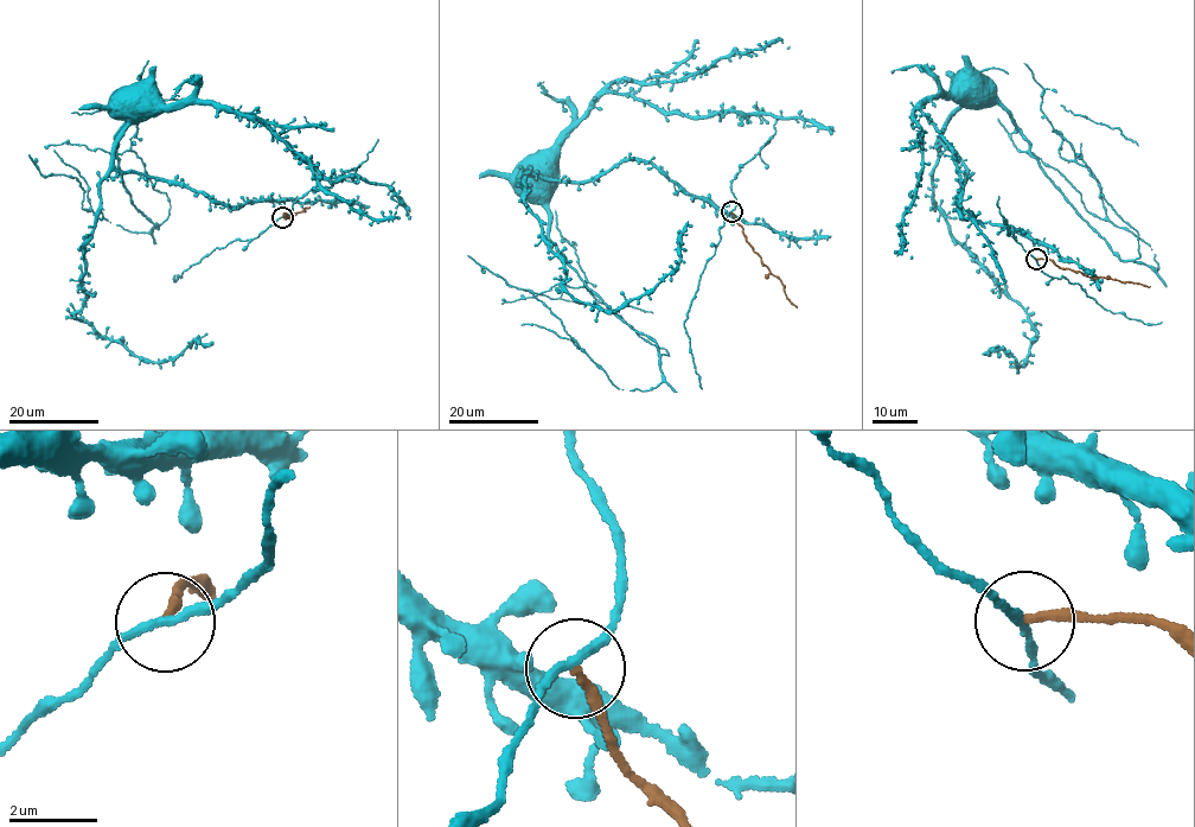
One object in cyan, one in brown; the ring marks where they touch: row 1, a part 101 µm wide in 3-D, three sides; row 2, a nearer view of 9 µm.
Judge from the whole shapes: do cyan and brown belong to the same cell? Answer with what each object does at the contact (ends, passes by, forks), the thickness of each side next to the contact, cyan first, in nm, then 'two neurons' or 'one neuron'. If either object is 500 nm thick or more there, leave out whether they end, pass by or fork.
cyan passes by; brown ends there; 180 nm thick on the cyan side, 190 nm on the other; two neurons

